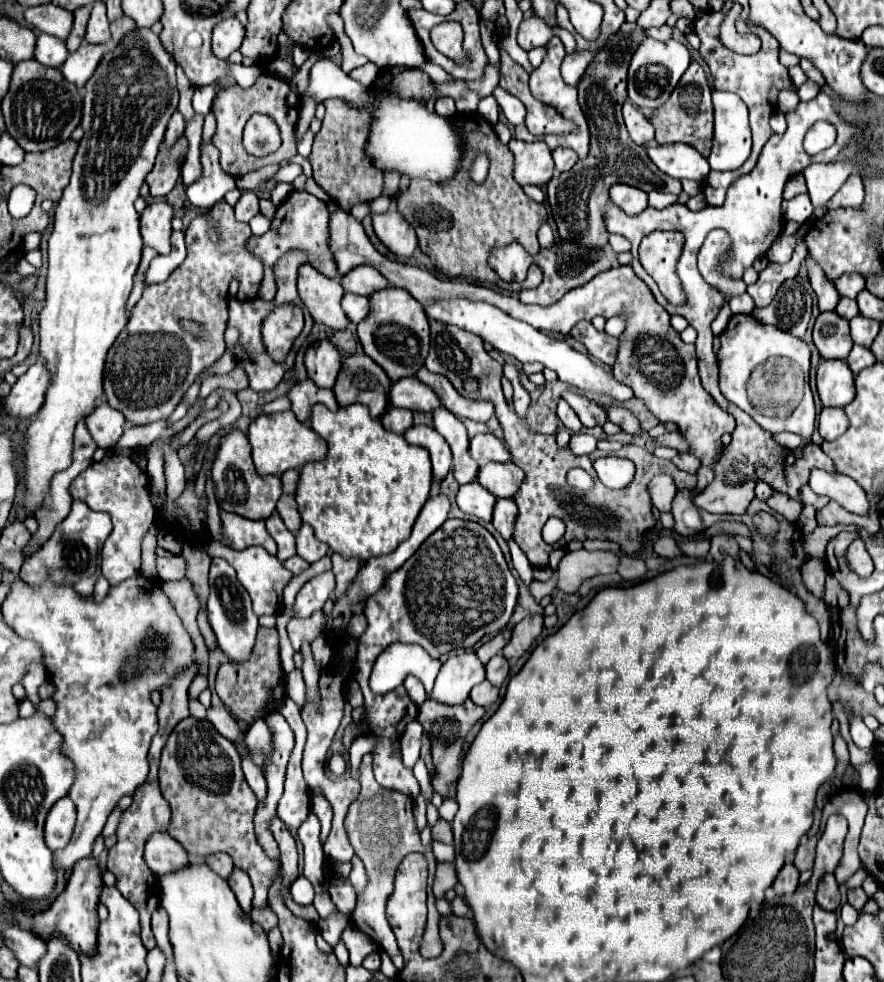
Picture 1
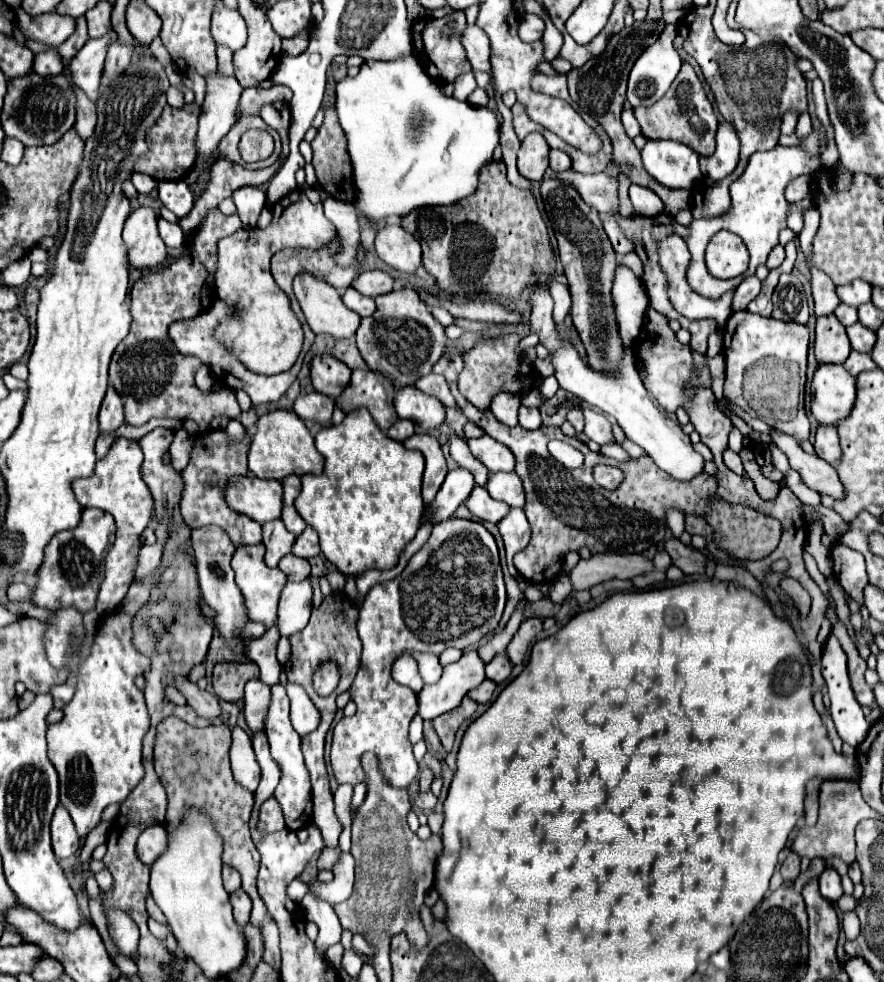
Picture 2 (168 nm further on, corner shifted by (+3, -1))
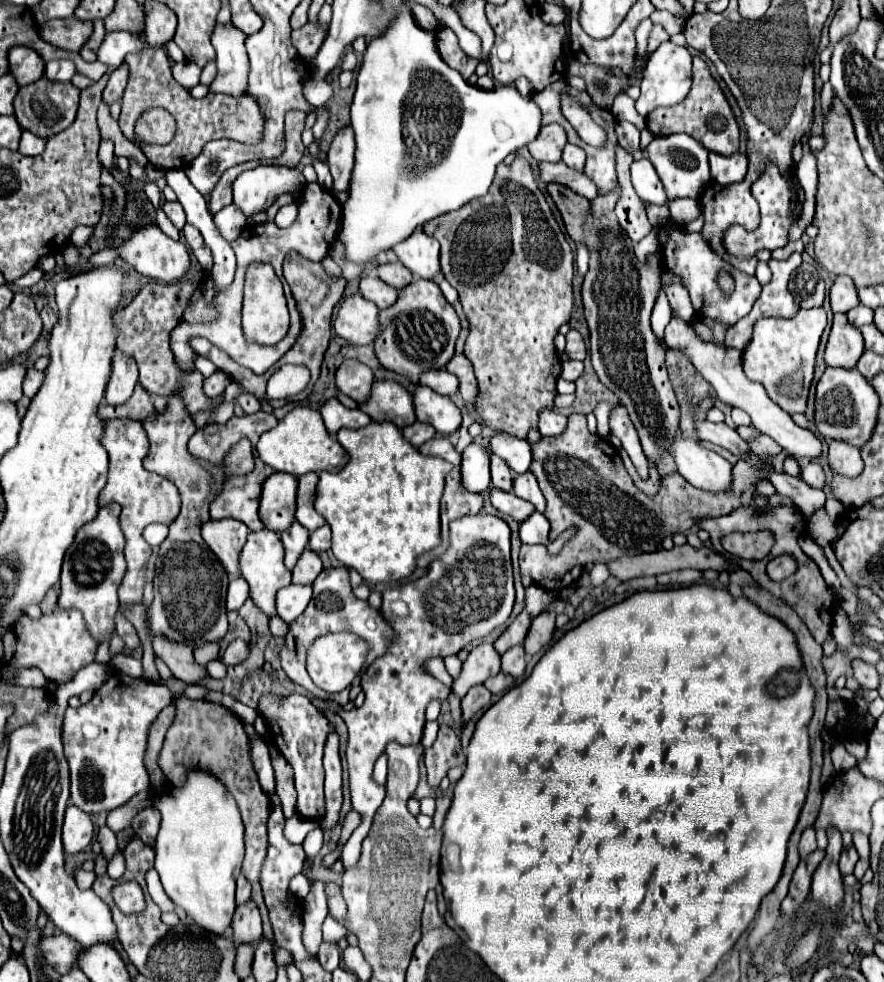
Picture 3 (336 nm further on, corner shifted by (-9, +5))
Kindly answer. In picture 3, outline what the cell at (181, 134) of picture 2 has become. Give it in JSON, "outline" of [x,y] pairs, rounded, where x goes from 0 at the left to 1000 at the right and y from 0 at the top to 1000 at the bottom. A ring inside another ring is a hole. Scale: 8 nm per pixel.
{"outline":[[[165,47],[158,53],[145,55],[140,65],[145,67],[145,73],[147,73],[145,75],[145,88],[143,88],[143,94],[138,99],[138,116],[136,116],[136,124],[133,124],[140,138],[149,145],[156,145],[154,136],[152,136],[152,124],[163,112],[167,112],[172,108],[186,108],[190,114],[197,116],[197,120],[201,124],[199,141],[192,147],[188,147],[188,149],[161,149],[161,155],[170,167],[183,169],[186,173],[192,173],[192,171],[210,173],[217,167],[217,163],[226,157],[229,149],[235,143],[265,141],[265,143],[281,145],[281,147],[294,145],[294,134],[299,130],[296,128],[299,122],[294,120],[290,102],[285,98],[262,100],[256,96],[233,96],[226,102],[217,100],[210,90],[206,90],[197,84],[195,73],[192,73],[192,59],[190,59],[186,49]]]}

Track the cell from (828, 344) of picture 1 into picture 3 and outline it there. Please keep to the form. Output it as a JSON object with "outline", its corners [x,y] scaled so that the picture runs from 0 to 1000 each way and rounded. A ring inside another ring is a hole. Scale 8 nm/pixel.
{"outline":[[[943,320],[943,330],[932,358],[934,373],[964,377],[975,358],[977,358],[977,346],[973,336],[959,328],[957,320]]]}

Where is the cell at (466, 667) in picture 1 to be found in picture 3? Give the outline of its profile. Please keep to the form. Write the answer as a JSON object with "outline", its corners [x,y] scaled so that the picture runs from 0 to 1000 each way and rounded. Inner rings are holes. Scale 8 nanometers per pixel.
{"outline":[[[545,654],[532,662],[520,688],[511,697],[511,705],[523,711],[534,699],[545,697],[548,692],[561,688],[566,684],[566,666],[559,662],[554,654]]]}

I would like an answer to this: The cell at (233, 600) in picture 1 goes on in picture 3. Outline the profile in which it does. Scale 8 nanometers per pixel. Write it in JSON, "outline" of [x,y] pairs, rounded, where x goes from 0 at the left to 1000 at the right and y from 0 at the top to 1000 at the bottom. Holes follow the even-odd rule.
{"outline":[[[265,527],[235,530],[229,534],[229,548],[238,556],[238,560],[249,568],[251,576],[260,587],[271,587],[269,564],[278,552],[281,538]]]}

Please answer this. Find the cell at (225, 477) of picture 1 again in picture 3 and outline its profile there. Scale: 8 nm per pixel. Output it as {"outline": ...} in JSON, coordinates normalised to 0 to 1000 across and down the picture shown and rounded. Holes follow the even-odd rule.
{"outline":[[[310,481],[296,495],[294,530],[299,538],[319,544],[335,530],[335,499],[337,487],[324,481]]]}

